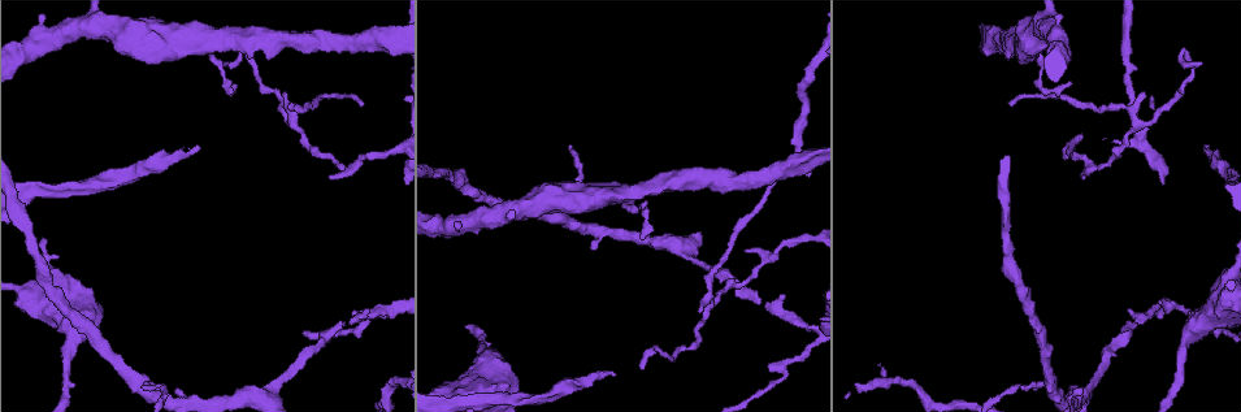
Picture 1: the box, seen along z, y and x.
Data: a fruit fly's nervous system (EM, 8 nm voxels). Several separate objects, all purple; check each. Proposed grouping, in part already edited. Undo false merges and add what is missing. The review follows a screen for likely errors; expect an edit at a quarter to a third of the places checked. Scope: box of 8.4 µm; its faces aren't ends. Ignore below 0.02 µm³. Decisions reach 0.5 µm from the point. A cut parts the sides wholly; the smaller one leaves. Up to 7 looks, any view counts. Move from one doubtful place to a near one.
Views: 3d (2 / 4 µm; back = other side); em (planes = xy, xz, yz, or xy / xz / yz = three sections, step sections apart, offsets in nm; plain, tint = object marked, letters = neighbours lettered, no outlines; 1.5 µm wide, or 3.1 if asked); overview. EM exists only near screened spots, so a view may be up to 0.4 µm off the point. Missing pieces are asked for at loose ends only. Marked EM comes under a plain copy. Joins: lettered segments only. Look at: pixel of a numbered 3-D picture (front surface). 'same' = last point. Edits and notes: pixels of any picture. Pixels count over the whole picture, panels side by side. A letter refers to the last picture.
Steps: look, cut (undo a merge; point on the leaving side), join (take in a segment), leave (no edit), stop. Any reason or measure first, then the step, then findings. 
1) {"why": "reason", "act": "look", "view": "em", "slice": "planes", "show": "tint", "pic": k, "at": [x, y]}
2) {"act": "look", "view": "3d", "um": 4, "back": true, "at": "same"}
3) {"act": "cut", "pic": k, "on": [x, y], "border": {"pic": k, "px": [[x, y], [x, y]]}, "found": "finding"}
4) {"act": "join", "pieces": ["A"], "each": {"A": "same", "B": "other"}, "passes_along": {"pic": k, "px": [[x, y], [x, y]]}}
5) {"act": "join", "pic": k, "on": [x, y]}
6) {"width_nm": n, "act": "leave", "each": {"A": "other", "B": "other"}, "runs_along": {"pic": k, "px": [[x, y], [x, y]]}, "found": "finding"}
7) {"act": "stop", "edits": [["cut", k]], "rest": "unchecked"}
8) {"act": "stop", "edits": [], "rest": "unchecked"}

{"act": "look", "view": "3d", "um": 4, "back": true, "pic": 1, "at": [225, 62]}

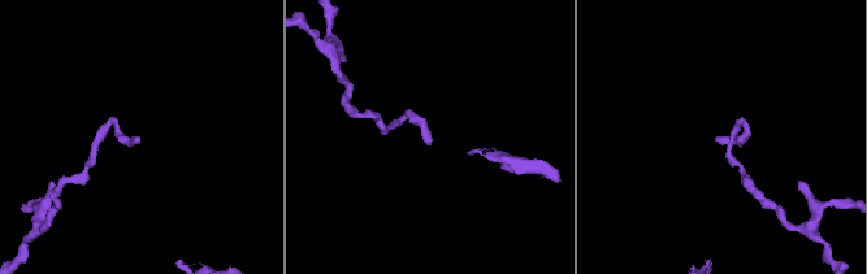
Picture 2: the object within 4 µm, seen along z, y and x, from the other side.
{"why": "need the tissue", "act": "look", "view": "em", "slice": "xy", "step": 8, "show": "letters", "pic": 2, "at": [716, 136]}

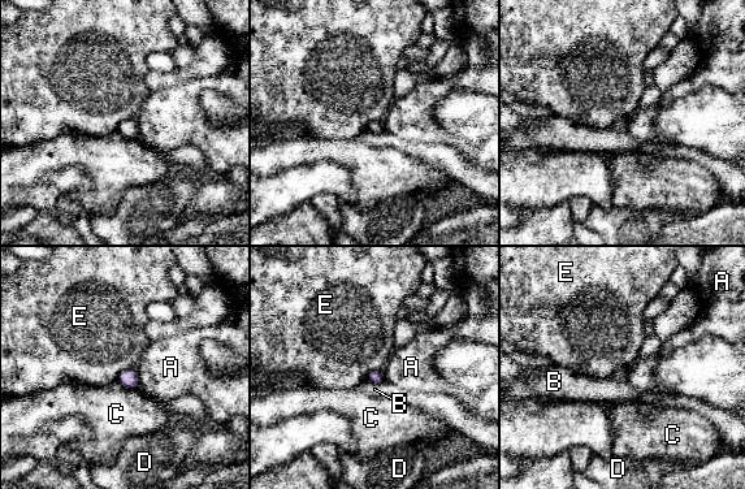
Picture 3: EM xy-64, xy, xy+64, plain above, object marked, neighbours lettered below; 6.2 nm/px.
{"act": "look", "view": "em", "slice": "planes", "show": "letters", "at": "same"}

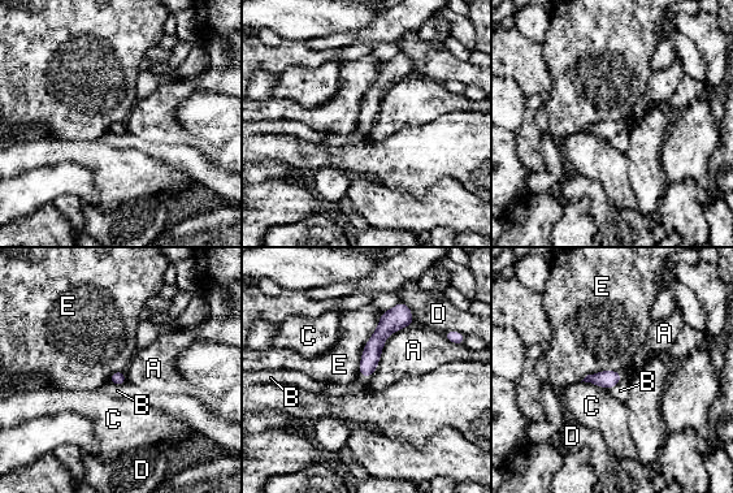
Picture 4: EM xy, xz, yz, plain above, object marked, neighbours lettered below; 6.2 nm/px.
{"longest_contact_nm": ["A", 420], "act": "leave", "each": {"A": "other", "B": "other", "C": "other", "D": "other", "E": "other"}, "runs_along": {"pic": 4, "px": [[402, 306], [361, 371]]}, "found": "no lettered segment goes on from it"}

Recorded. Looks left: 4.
{"why": "end of a long branch", "act": "look", "view": "em", "slice": "planes", "show": "letters", "pic": 1, "at": [613, 373]}

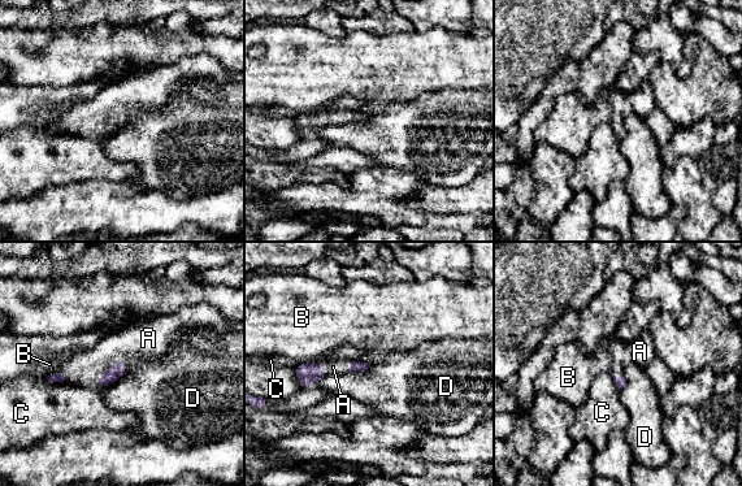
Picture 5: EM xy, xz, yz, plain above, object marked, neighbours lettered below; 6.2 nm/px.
{"act": "join", "pieces": ["A"], "each": {"A": "same", "B": "other", "C": "other", "D": "other"}, "passes_along": {"pic": 5, "px": [[108, 376], [109, 368], [138, 339]]}, "found": "the cell continues"}

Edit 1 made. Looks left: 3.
{"act": "look", "view": "overview"}

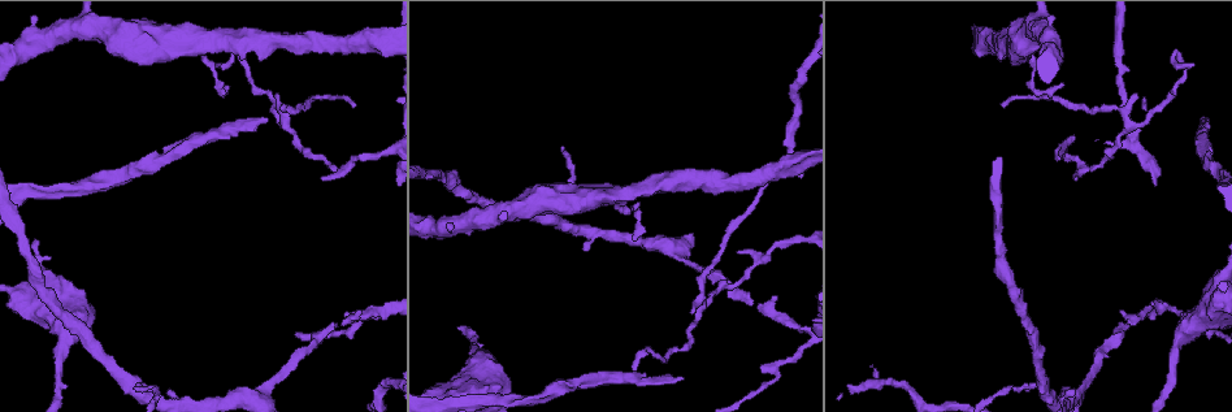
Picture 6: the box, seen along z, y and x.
{"why": "calibre changes", "act": "look", "view": "3d", "um": 2, "pic": 6, "at": [678, 256]}

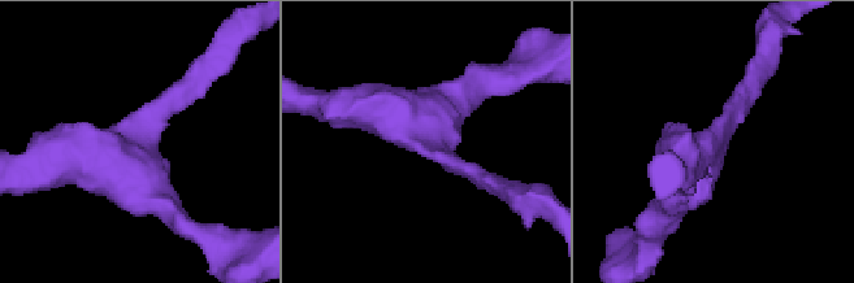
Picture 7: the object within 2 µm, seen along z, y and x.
{"why": "shape alone is not enough", "act": "look", "view": "em", "slice": "planes", "show": "letters", "pic": 7, "at": [138, 139]}

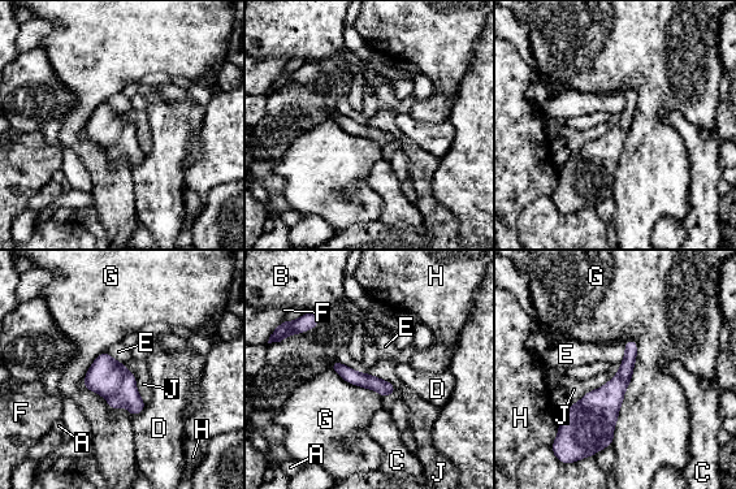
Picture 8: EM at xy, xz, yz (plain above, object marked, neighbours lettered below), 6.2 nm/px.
{"width_nm": 100, "act": "leave", "each": {"A": "other", "B": "other", "C": "other", "D": "other", "E": "other", "F": "other", "G": "other", "H": "other", "J": "other"}, "runs_along": {"pic": 8, "px": [[334, 364], [354, 377], [392, 390]]}, "found": "continuous, no second cell"}

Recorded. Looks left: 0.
{"act": "stop", "edits": [["join", 5]], "rest": "unchecked"}

